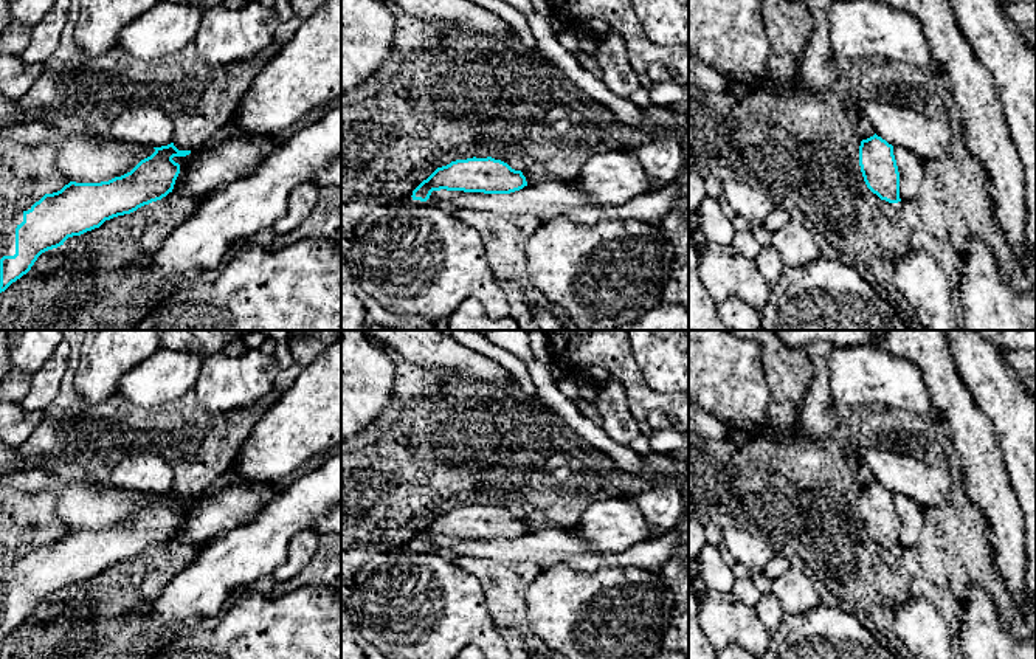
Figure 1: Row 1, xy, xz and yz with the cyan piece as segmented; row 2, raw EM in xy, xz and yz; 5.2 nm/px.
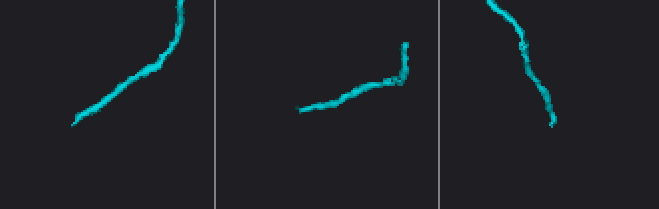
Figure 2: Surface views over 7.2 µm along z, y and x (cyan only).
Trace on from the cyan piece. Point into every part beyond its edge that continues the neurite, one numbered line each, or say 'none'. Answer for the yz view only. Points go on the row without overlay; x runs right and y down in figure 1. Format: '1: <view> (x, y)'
none

